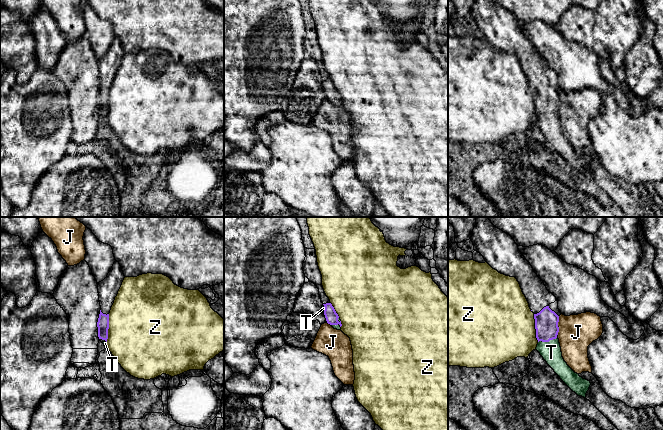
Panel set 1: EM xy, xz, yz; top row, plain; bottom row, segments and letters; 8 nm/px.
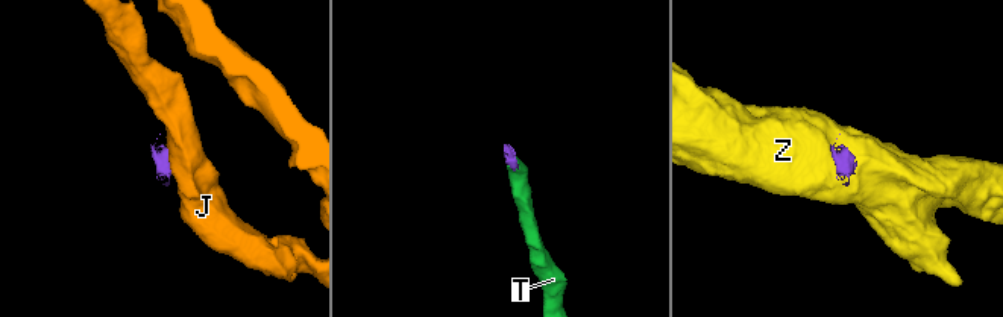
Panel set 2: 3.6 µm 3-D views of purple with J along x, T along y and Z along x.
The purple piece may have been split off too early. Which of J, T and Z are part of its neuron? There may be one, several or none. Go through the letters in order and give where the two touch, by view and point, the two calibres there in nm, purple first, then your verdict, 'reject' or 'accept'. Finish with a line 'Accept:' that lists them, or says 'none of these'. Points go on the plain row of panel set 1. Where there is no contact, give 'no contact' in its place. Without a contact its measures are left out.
J: contact yz (557, 101); calibres 190 and 280 nm; reject
T: contact yz (548, 117); calibres 190 and 160 nm; accept
Z: contact xy (108, 104); calibres 100 and 500 nm; reject
Accept: T

